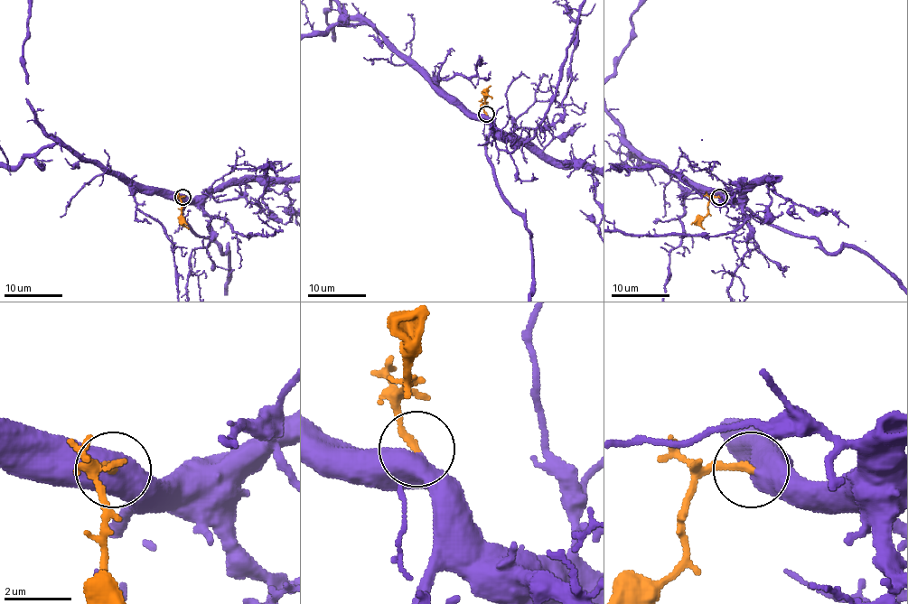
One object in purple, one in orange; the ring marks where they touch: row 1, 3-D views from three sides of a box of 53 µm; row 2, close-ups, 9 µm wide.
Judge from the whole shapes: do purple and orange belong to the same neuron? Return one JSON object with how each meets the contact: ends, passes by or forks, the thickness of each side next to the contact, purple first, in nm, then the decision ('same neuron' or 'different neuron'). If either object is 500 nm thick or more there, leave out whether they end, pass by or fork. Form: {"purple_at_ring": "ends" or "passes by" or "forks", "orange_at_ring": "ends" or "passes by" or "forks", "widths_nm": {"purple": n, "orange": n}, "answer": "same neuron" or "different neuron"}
{"widths_nm": {"purple": 700, "orange": 240}, "answer": "same neuron"}

